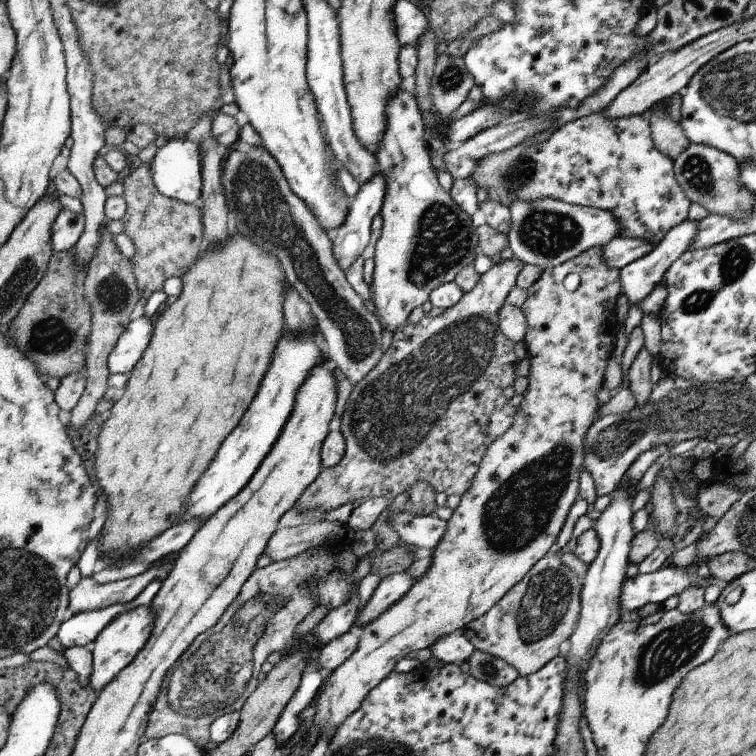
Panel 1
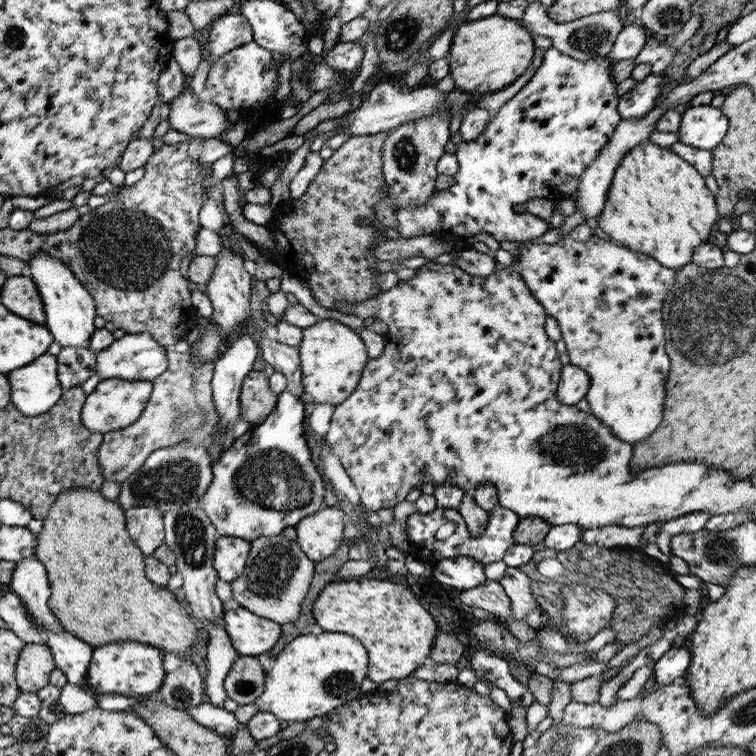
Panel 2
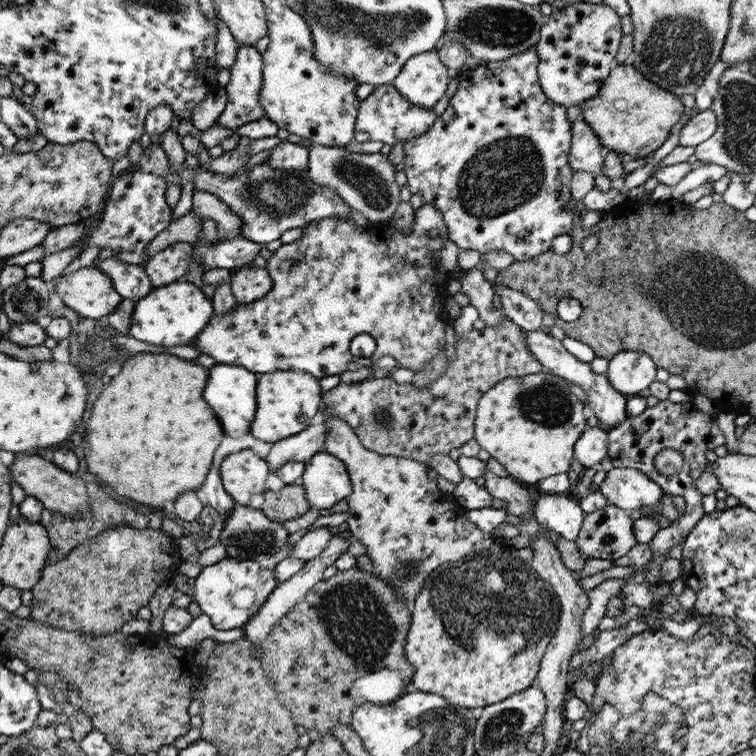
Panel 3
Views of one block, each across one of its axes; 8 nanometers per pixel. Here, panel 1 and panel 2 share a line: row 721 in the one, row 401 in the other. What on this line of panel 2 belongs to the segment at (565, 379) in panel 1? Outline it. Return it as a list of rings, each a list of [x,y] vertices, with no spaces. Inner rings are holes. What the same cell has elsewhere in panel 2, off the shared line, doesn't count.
[[[318,319],[303,329],[299,357],[305,392],[312,396],[315,404],[343,404],[354,393],[364,373],[368,352],[358,331],[342,322]]]

